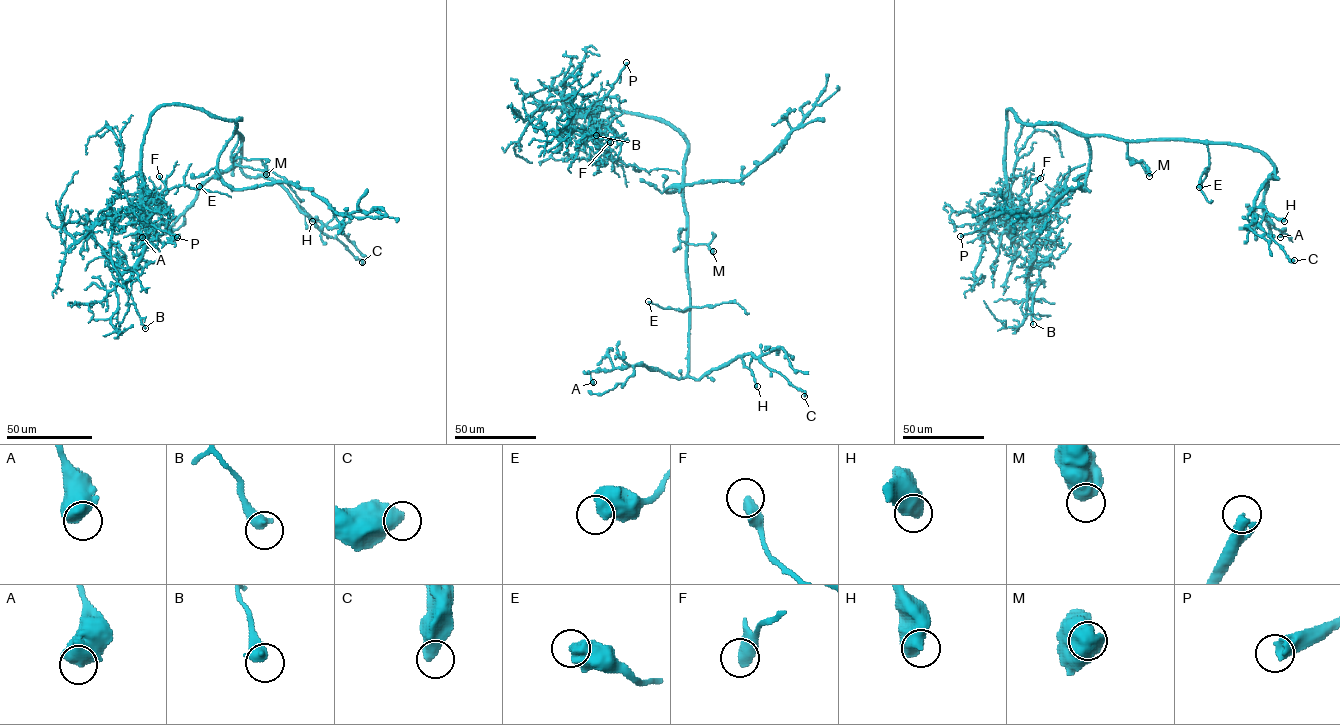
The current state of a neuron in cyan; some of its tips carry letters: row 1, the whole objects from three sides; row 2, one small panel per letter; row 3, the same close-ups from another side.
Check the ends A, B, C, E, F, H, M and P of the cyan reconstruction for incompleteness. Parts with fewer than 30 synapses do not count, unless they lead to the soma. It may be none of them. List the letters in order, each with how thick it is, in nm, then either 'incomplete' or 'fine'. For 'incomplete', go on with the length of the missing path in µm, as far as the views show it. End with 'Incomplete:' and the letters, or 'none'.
A: 850 nm | fine
B: 480 nm | fine
C: 650 nm | fine
E: 750 nm | fine
F: 550 nm | fine
H: 700 nm | fine
M: 750 nm | fine
P: 480 nm | incomplete | 60 µm
Incomplete: P

